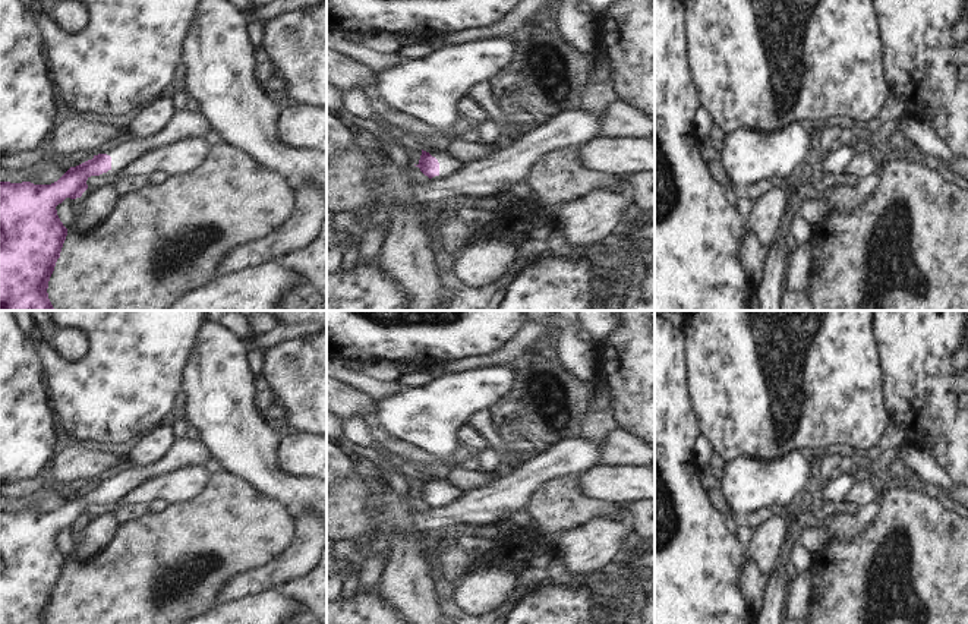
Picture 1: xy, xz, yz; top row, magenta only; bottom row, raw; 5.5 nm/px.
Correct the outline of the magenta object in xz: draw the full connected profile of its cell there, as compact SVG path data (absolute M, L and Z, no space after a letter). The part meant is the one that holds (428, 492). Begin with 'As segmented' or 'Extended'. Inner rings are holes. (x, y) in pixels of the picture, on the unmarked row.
Extended. M422 478L422 483L416 495L419 495L429 507L439 502L448 505L460 499L463 491L450 479L442 479L436 485L432 485L429 480Z

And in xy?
Extended. M183 437L161 460L146 467L124 467L113 475L108 483L98 482L92 488L70 495L51 513L0 510L0 624L48 624L48 609L67 564L67 557L60 549L56 535L66 526L81 526L88 517L86 508L91 504L100 504L108 498L122 501L146 476L202 466L209 457L211 448L205 439Z

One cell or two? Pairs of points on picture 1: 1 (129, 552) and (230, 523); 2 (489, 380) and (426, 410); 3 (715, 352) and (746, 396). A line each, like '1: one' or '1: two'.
1: one
2: one
3: one

